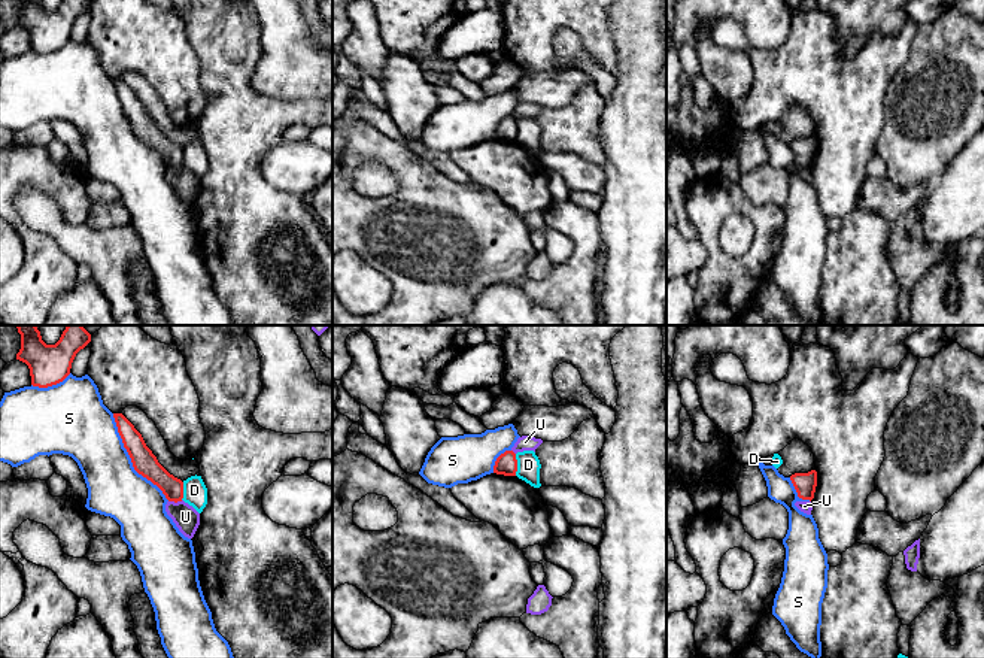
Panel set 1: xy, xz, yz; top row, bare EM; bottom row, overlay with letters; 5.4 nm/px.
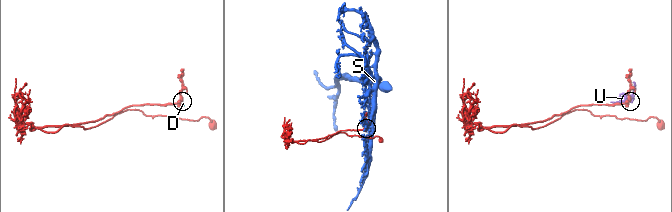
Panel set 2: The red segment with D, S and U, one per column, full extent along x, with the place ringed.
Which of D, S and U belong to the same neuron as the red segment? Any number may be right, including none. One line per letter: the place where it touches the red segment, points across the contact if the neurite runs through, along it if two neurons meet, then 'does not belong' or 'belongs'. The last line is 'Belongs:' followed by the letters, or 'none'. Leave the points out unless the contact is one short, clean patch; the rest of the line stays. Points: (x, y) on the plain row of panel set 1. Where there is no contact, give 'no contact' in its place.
D: contact xz (516, 130); border xz (515, 120), (516, 140); does not belong
S: contact xy (131, 126); does not belong
U: contact xy (175, 167); border xy (182, 166), (169, 167); does not belong
Belongs: none

